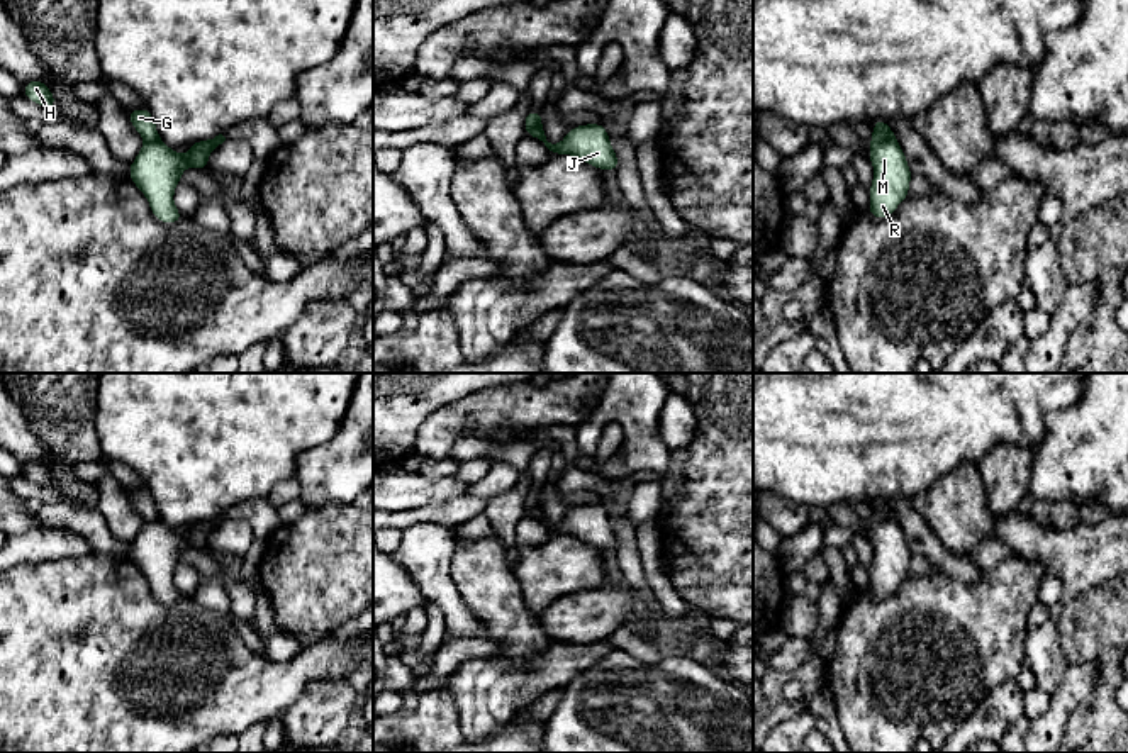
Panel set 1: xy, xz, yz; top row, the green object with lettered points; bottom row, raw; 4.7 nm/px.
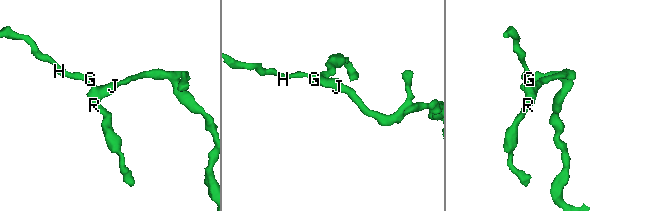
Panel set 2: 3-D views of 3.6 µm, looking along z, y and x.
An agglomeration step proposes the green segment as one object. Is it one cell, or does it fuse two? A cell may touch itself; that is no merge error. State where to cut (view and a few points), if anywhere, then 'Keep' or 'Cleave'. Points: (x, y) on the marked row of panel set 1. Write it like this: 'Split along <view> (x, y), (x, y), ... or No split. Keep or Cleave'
Split along yz (893, 136), (871, 145). Cleave

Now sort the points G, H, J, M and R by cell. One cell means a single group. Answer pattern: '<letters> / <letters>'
G H / J M R

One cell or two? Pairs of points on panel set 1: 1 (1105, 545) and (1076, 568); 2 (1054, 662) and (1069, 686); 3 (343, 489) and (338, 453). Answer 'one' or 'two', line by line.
1: one
2: two
3: one

